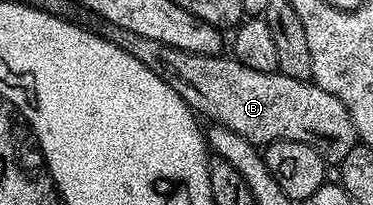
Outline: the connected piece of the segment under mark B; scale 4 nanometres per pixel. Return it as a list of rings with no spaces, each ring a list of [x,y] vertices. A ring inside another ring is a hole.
[[[108,27],[103,35],[110,43],[125,49],[125,53],[137,57],[145,69],[153,69],[157,77],[164,79],[190,105],[196,116],[205,115],[214,124],[241,133],[251,143],[266,145],[284,139],[317,145],[320,155],[331,165],[345,161],[345,153],[357,145],[355,126],[345,105],[313,81],[285,77],[279,70],[257,73],[257,69],[241,65],[237,58],[226,59],[226,54],[194,55],[120,27]]]

